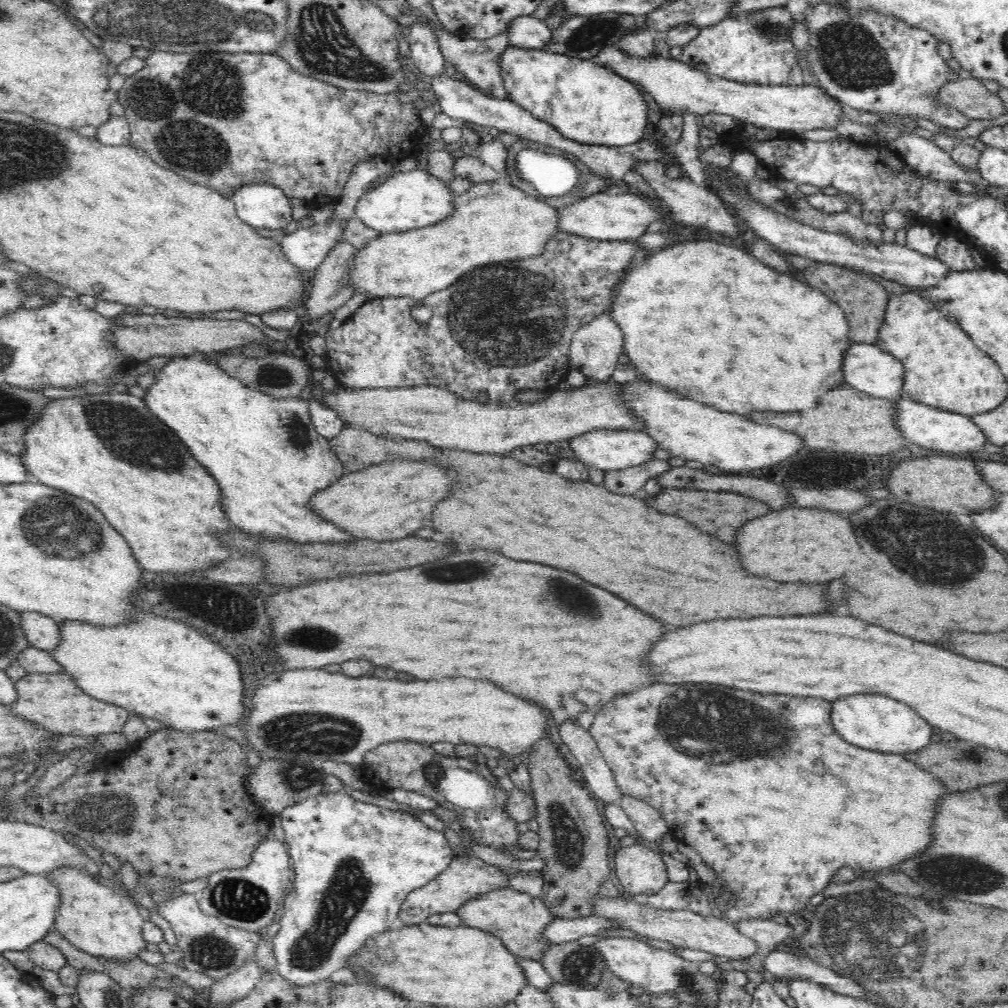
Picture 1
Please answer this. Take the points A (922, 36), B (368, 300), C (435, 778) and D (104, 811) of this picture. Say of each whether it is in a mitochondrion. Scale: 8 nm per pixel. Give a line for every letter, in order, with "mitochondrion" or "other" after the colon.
A: other
B: other
C: other
D: mitochondrion

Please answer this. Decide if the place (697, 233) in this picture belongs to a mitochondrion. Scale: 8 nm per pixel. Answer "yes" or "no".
no

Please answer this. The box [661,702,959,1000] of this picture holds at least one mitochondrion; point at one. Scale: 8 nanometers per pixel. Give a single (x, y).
(879, 938)

